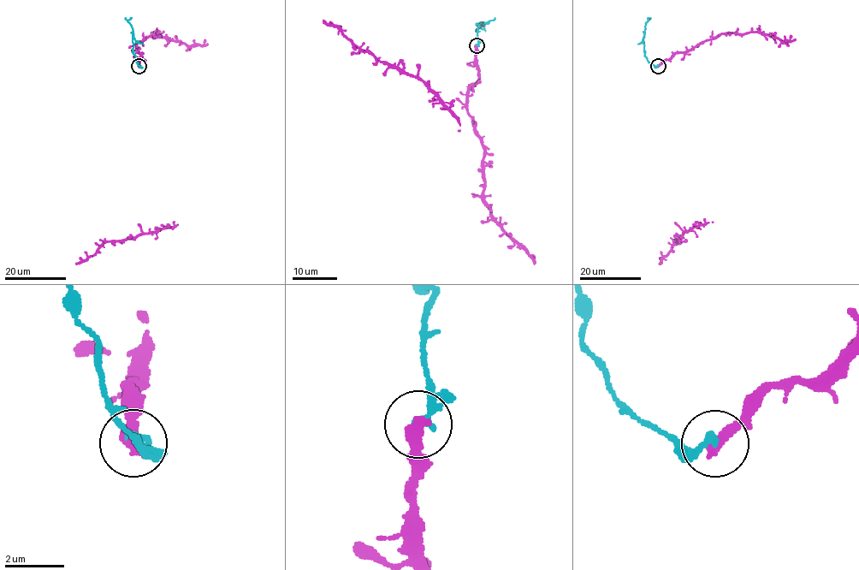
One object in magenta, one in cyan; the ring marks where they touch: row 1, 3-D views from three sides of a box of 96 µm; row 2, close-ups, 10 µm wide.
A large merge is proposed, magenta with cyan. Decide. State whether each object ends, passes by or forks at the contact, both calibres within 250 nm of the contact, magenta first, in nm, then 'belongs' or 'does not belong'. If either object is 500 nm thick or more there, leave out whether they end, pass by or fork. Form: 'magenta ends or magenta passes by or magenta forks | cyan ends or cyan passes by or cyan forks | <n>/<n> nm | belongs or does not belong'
magenta ends | cyan ends | 480/300 nm | does not belong

